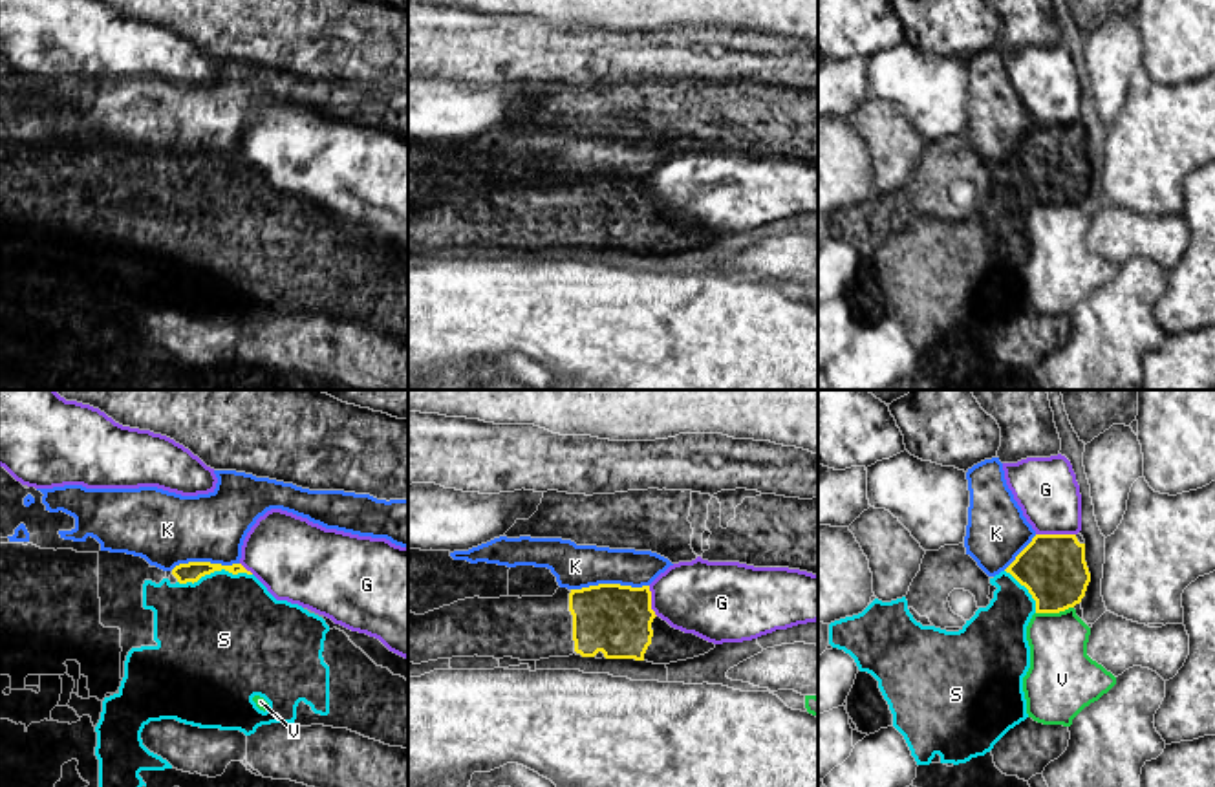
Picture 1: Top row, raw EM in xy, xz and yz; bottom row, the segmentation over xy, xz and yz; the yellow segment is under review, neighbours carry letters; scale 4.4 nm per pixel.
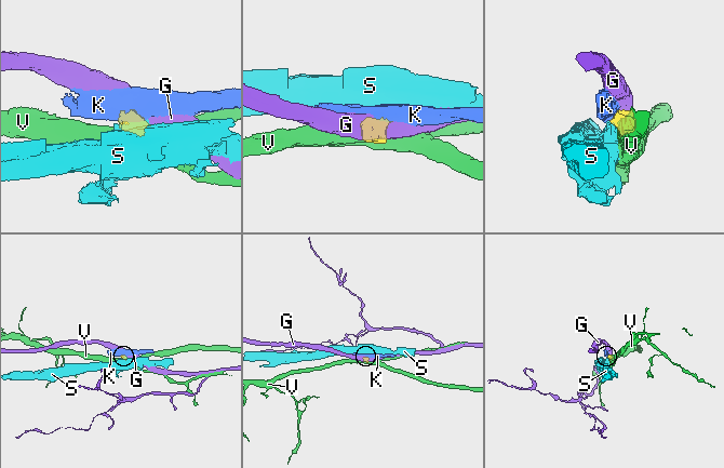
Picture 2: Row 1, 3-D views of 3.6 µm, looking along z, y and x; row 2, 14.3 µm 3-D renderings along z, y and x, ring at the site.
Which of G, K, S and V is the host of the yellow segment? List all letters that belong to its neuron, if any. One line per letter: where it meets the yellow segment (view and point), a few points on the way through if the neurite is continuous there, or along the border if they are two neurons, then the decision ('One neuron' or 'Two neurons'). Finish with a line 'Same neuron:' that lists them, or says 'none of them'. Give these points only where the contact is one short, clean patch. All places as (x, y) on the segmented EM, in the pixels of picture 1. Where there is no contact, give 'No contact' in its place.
G: Touches yellow at yz (1056, 535). Boundary: yz (1036, 533), (1075, 535). Two neurons
K: Touches yellow at xz (610, 584). Boundary: xz (648, 584), (590, 584), (571, 590). Two neurons
S: Touches yellow at xy (215, 570). Boundary: xy (251, 573), (215, 570), (193, 582), (178, 582). Two neurons
V: Touches yellow at yz (1054, 612). Boundary: yz (1073, 606), (1062, 612), (1036, 614). Two neurons
Same neuron: none of them

